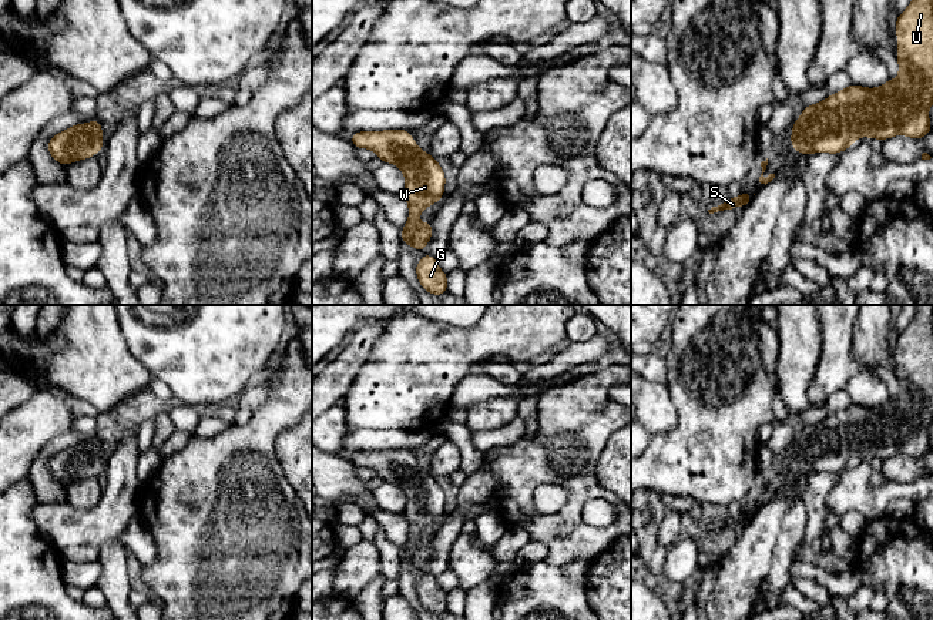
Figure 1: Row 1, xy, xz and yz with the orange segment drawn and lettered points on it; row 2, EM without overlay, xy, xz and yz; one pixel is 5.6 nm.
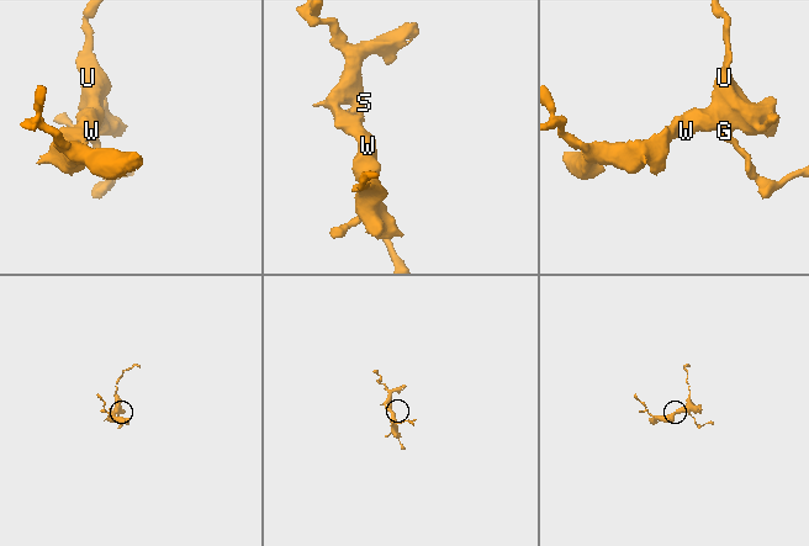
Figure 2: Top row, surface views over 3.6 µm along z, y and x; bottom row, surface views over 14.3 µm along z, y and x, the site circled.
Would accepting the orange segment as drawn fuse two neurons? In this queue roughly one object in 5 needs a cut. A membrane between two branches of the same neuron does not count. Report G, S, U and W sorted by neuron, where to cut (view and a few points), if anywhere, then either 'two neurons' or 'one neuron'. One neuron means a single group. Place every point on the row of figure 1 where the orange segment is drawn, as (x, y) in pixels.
G S U W | no cut | one neuron

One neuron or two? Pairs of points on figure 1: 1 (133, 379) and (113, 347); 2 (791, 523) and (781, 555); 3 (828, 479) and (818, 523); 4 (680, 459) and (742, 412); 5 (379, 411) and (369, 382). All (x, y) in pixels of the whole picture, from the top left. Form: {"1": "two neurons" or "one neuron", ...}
{"1": "one neuron", "2": "one neuron", "3": "one neuron", "4": "one neuron", "5": "one neuron"}

